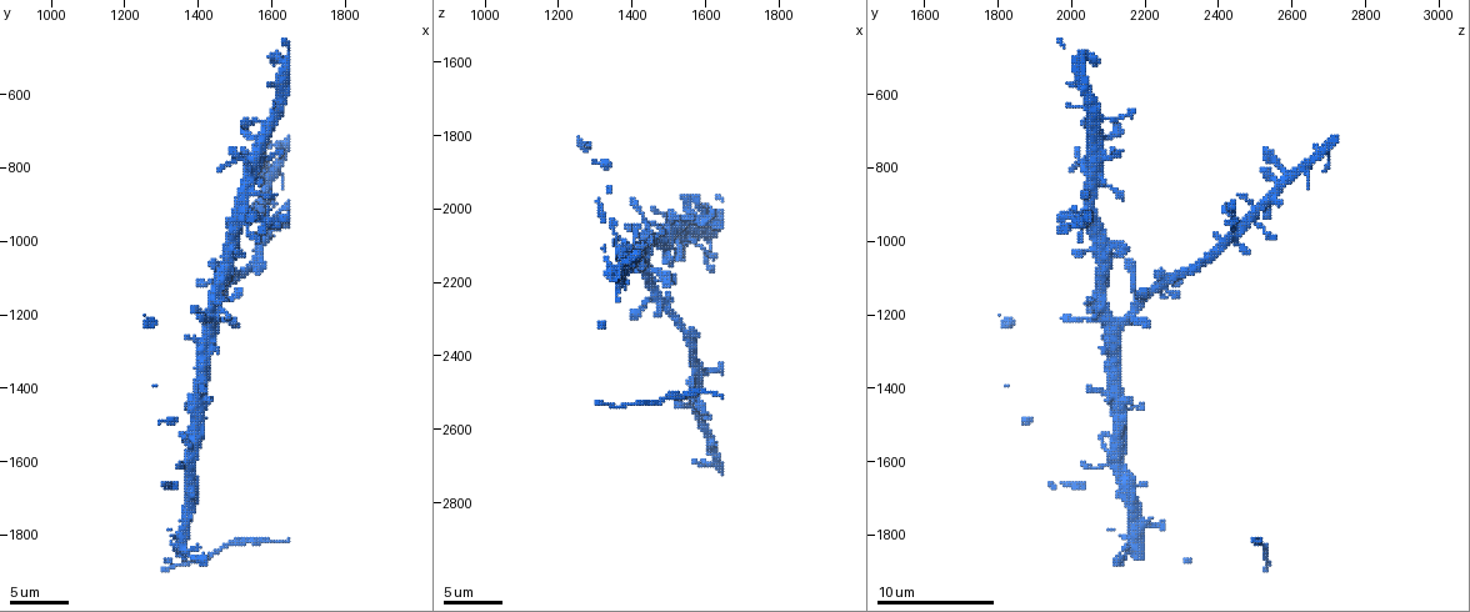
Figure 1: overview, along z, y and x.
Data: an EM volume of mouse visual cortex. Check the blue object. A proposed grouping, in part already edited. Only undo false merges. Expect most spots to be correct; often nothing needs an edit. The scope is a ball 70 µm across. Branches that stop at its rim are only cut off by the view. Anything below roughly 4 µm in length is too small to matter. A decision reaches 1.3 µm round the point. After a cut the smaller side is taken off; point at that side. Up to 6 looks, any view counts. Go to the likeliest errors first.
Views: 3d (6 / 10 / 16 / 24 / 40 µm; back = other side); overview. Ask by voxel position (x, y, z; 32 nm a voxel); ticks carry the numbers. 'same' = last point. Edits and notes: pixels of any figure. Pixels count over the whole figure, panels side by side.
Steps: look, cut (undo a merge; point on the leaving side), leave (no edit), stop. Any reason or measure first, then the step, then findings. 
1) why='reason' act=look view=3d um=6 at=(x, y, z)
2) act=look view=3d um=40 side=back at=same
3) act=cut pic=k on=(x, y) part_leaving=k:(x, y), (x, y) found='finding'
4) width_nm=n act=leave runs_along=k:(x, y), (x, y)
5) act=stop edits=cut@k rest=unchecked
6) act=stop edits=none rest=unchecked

act=look view=3d um=10 at=(1370, 1610, 2110)

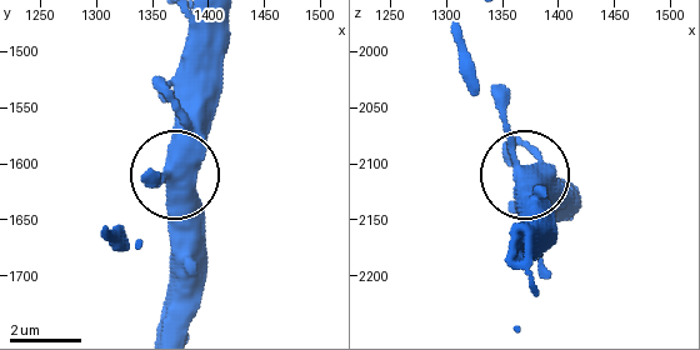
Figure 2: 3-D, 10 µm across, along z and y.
act=leave found='continuous, no second cell'

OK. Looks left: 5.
why='thin arm on a thick one' act=look view=3d um=16 at=(1440, 1200, 2070)

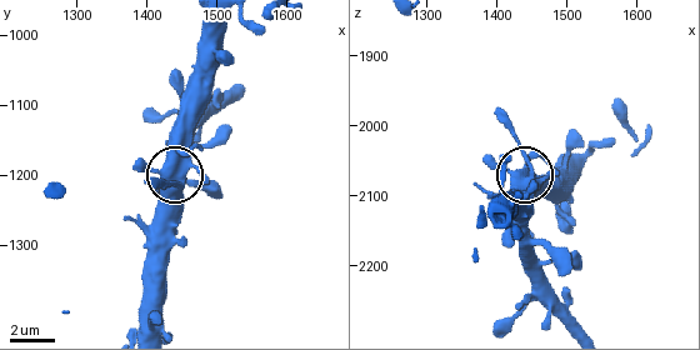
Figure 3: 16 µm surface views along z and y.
act=look view=3d um=16 side=back at=(1435, 1200, 2075)

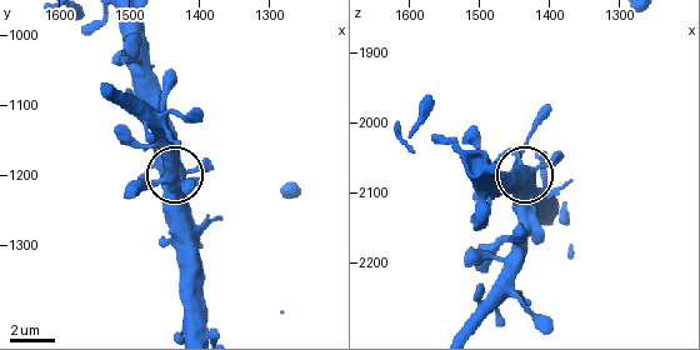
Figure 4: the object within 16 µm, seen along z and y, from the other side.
width_nm=470 act=leave found='continuous, no second cell'

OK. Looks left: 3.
why='branch point' act=look view=3d um=16 at=(1400, 1410, 2090)

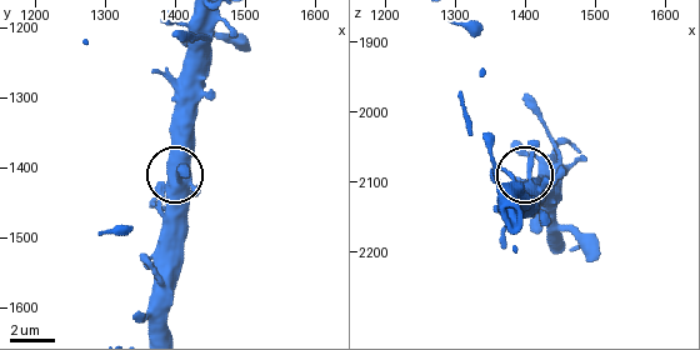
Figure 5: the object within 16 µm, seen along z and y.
act=leave found='continuous, no second cell'

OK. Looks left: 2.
act=stop edits=none rest=unchecked

